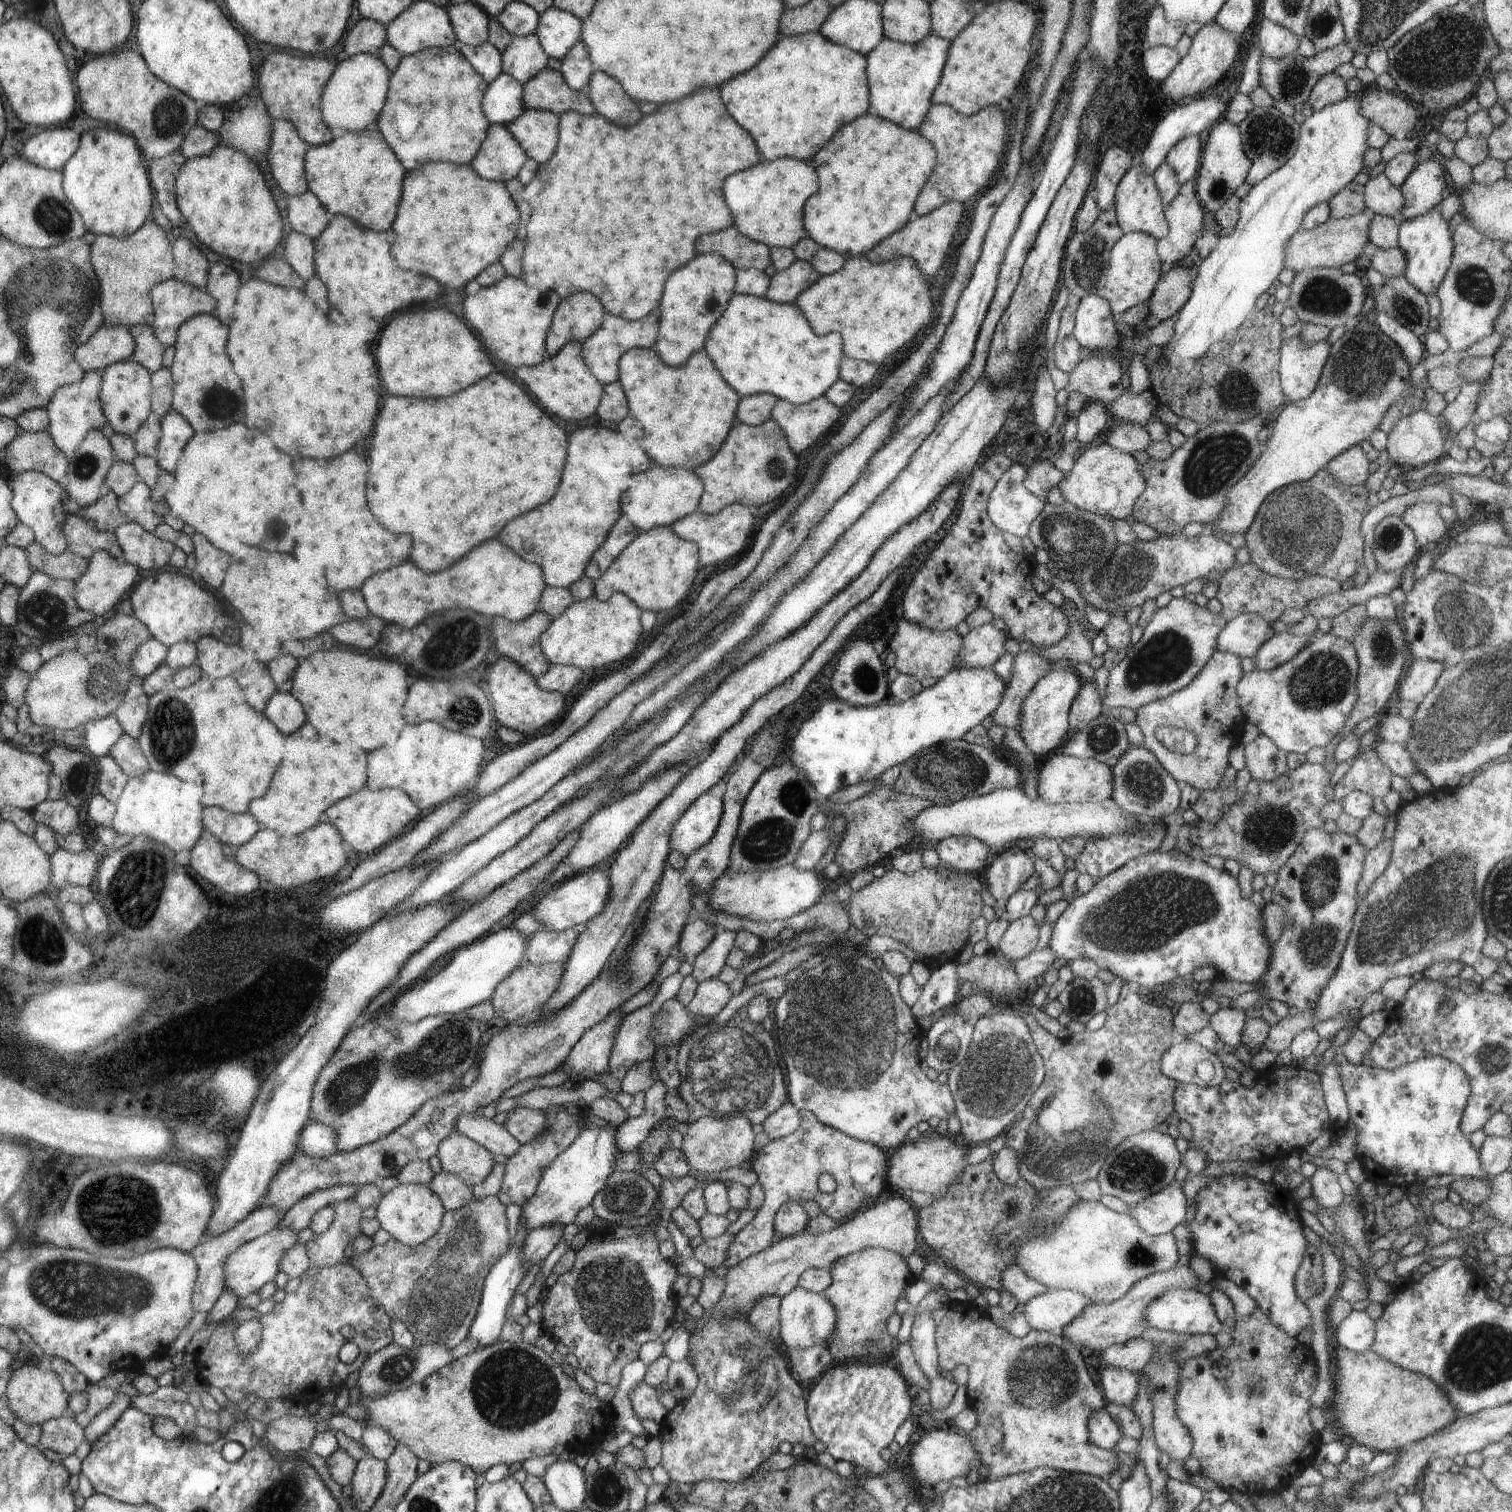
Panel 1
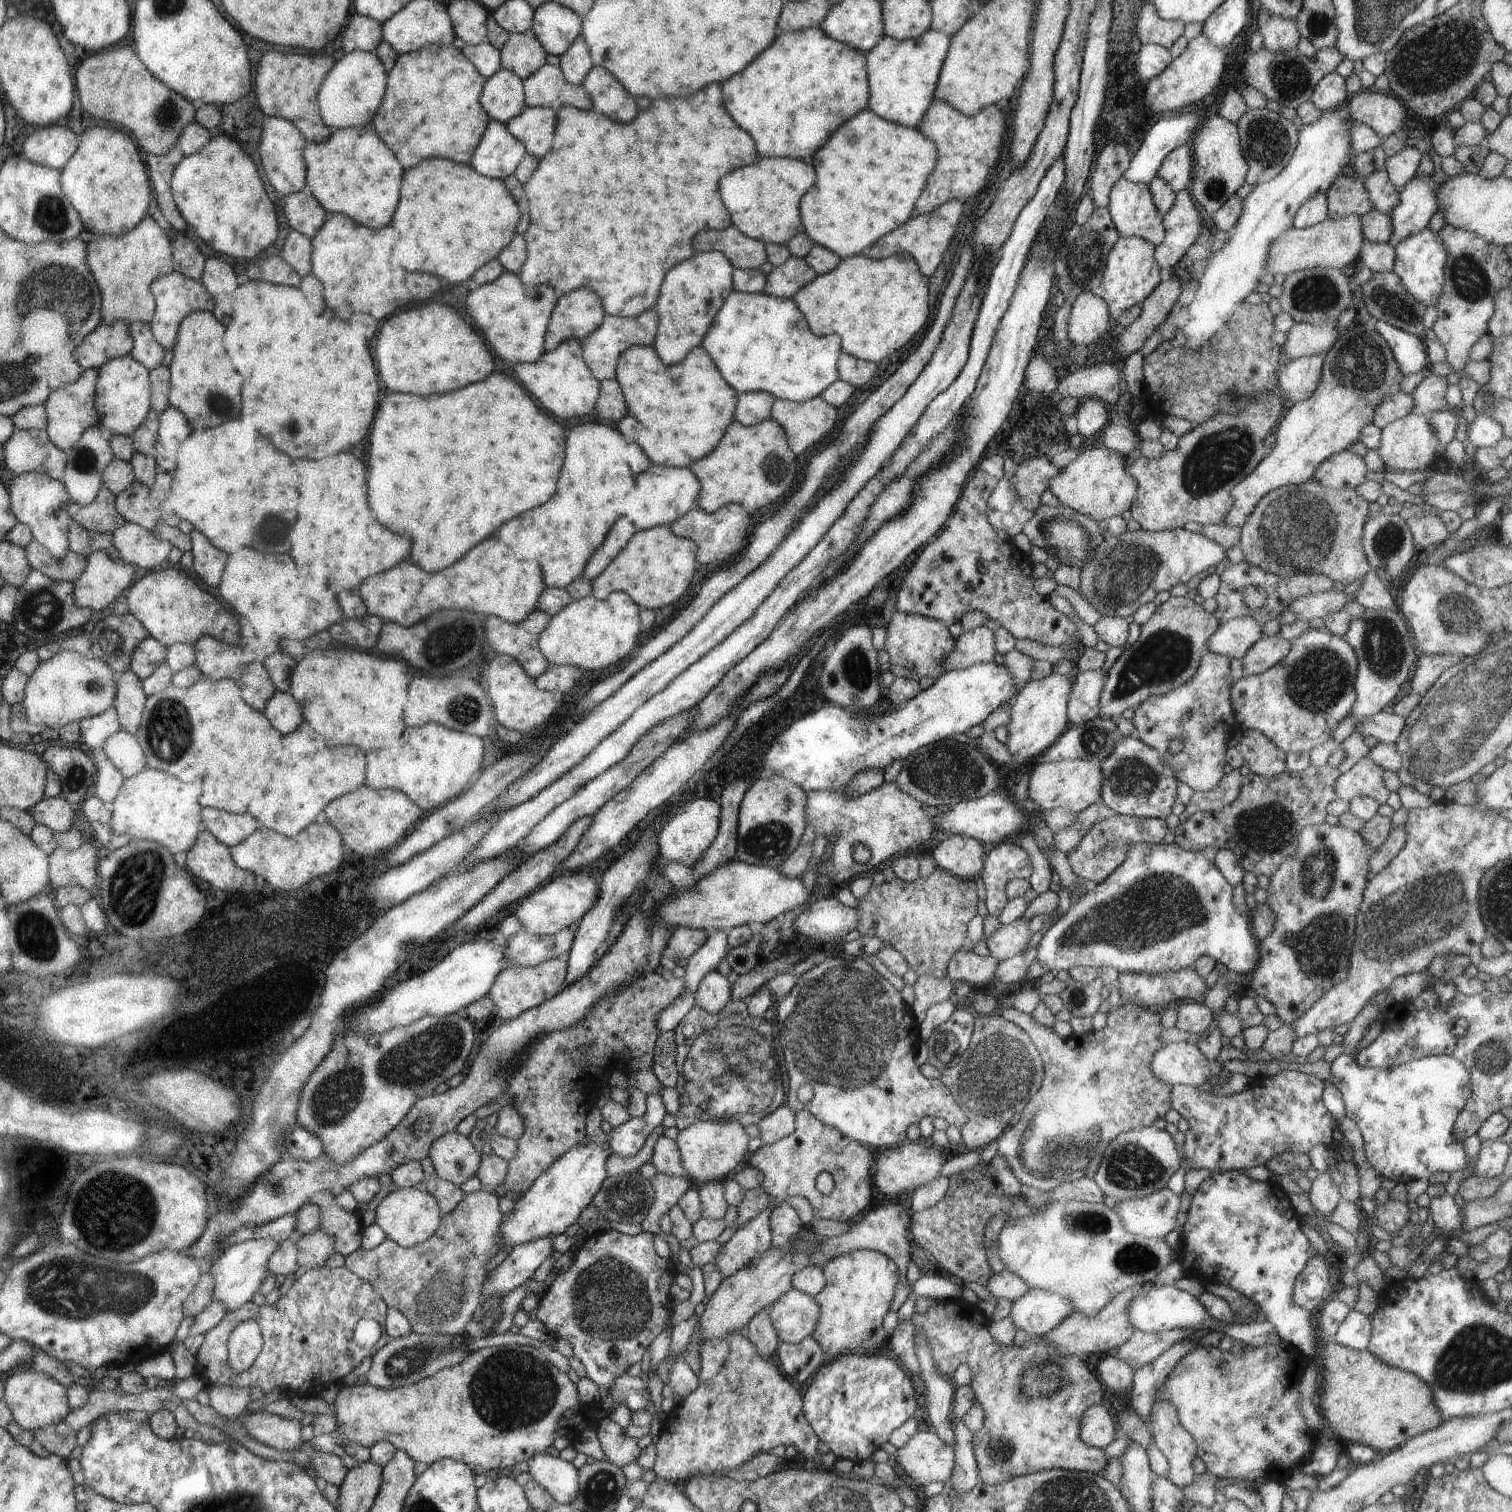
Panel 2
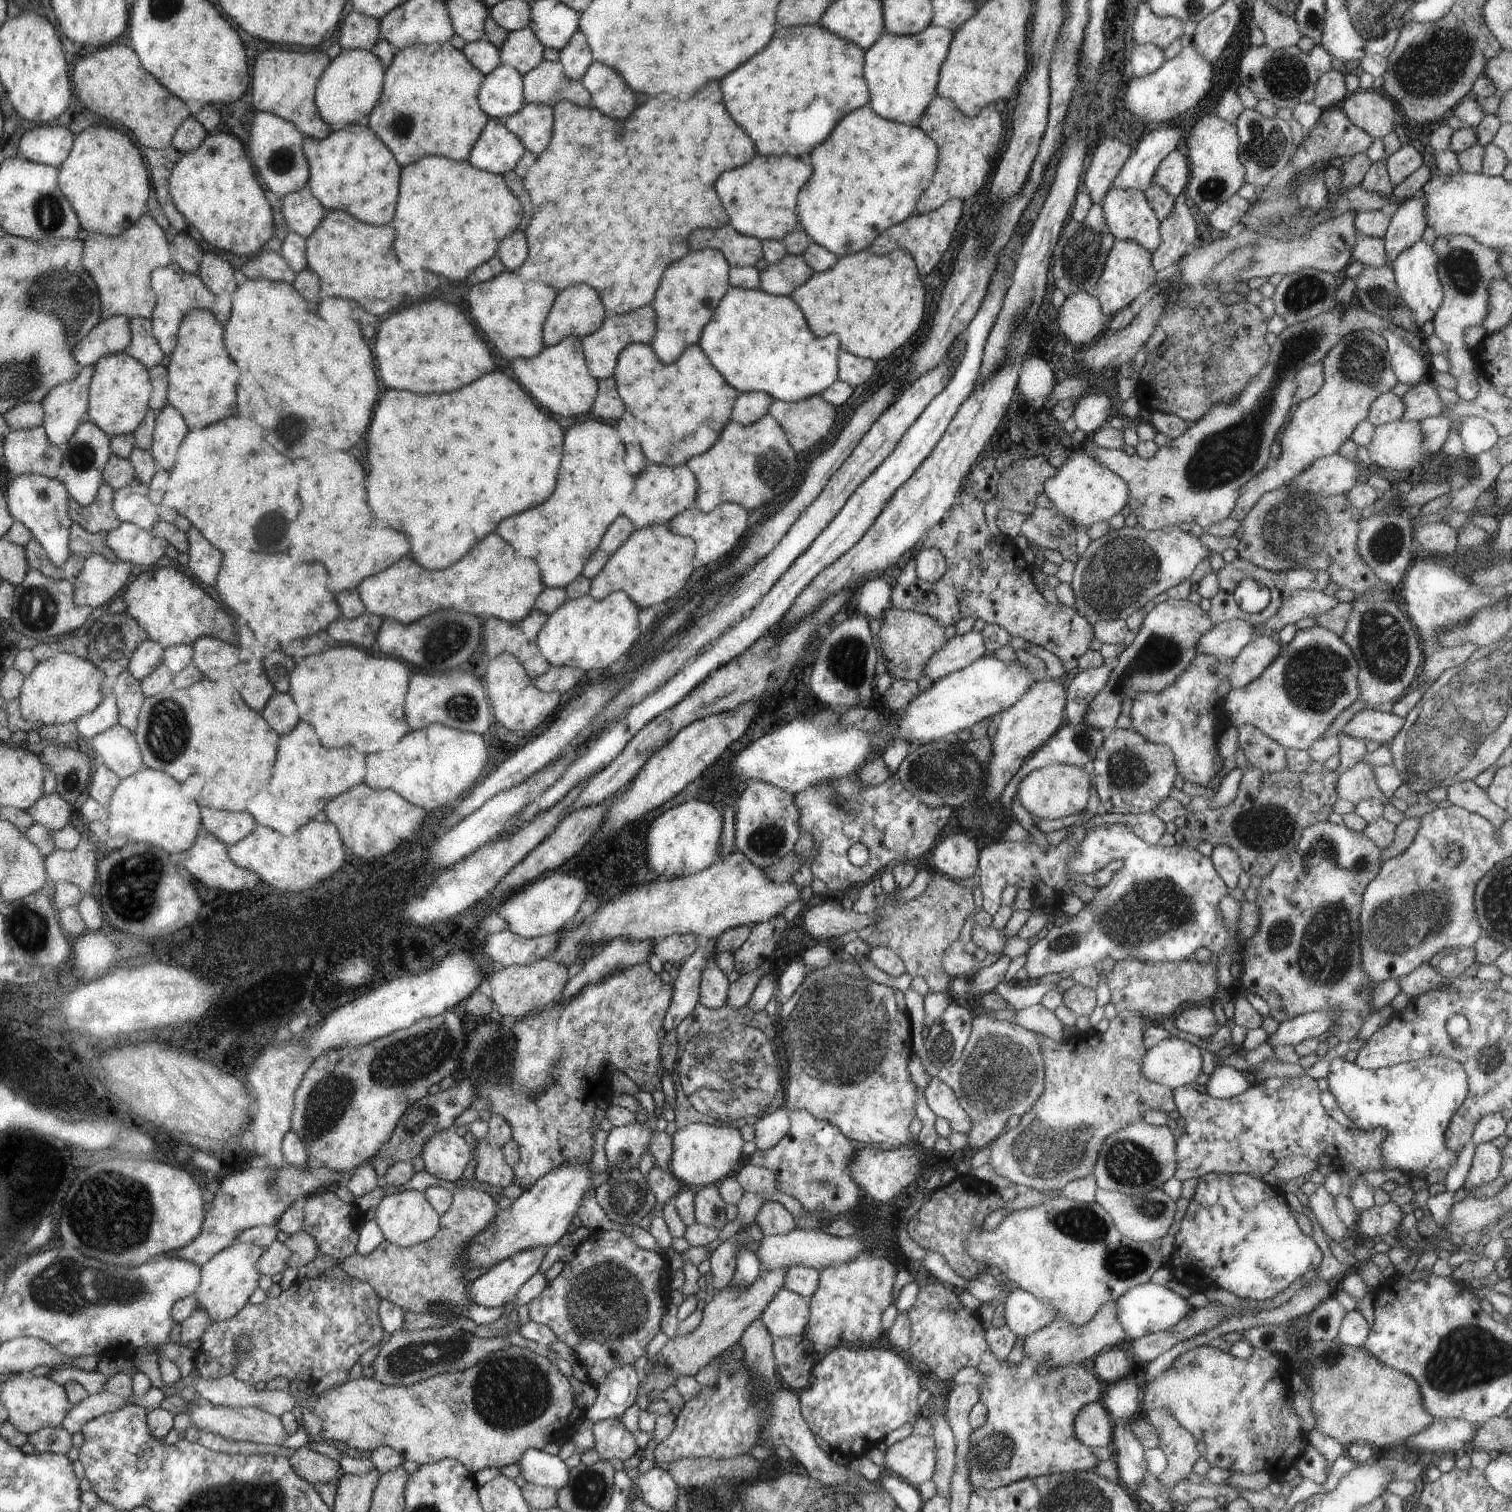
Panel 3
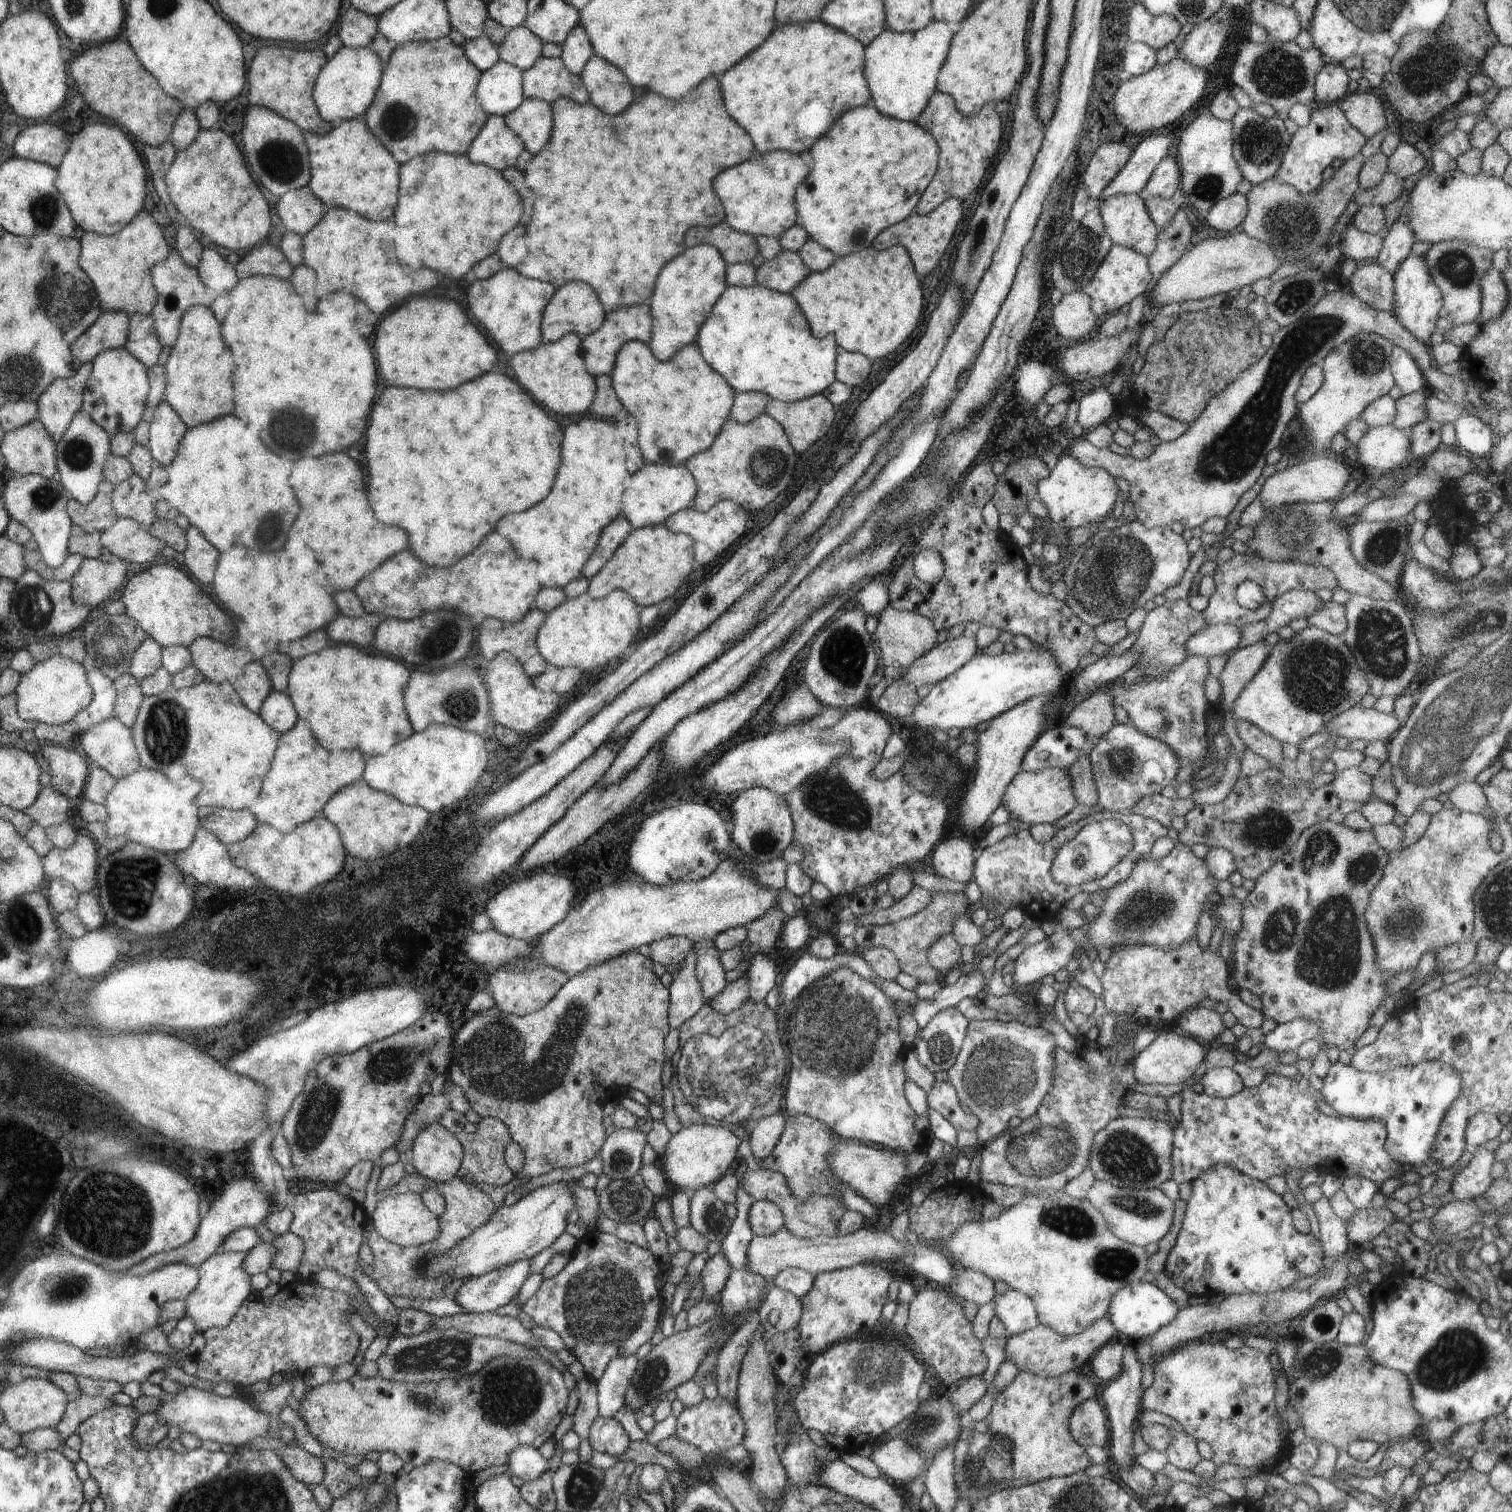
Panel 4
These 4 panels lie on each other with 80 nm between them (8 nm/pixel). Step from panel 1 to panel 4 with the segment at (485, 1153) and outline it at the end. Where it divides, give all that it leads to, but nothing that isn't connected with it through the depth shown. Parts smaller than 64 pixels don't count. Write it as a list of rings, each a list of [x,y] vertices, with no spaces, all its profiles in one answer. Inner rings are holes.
[[[432,1123],[418,1133],[409,1157],[422,1178],[443,1183],[458,1176],[462,1154],[456,1135],[440,1123]]]

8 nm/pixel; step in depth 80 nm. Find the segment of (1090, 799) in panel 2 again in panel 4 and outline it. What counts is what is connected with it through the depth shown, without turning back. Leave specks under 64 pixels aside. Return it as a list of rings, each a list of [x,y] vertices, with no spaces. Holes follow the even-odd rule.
[[[1057,768],[1037,771],[1019,770],[1005,788],[1004,794],[1001,796],[1001,803],[1010,812],[1011,818],[1031,825],[1054,823],[1059,818],[1066,816],[1077,805],[1067,772]]]

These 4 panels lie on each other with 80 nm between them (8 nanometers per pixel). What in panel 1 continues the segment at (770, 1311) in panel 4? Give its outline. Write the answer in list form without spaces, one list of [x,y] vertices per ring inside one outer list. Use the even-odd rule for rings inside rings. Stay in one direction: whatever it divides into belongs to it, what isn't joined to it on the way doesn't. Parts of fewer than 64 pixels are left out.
[[[797,1286],[794,1291],[783,1296],[779,1306],[781,1331],[779,1339],[790,1350],[808,1348],[815,1344],[827,1346],[838,1332],[838,1309],[821,1293],[815,1293]]]

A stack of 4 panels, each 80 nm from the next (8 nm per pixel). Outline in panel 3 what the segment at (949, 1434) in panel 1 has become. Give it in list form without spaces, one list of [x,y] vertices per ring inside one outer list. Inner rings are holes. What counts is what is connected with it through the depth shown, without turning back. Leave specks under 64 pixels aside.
[[[909,1435],[889,1446],[884,1453],[882,1468],[918,1488],[925,1480],[932,1478],[936,1468],[933,1438]]]

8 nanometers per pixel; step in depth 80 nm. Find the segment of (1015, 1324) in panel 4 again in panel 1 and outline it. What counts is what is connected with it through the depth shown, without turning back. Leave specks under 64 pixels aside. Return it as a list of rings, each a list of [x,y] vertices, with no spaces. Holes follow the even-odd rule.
[[[1048,1289],[1025,1303],[1022,1315],[1031,1330],[1060,1334],[1090,1304],[1091,1300],[1079,1292]]]

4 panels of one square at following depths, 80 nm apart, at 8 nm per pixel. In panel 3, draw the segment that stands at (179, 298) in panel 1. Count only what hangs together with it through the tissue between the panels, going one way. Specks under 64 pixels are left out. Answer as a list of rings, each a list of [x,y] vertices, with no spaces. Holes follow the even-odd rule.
[[[169,264],[152,271],[151,287],[156,288],[156,296],[160,296],[160,312],[150,316],[154,322],[154,335],[164,352],[170,355],[175,350],[177,332],[186,313],[193,309],[211,309],[216,303],[216,294],[200,280],[198,274],[186,272],[179,264]]]

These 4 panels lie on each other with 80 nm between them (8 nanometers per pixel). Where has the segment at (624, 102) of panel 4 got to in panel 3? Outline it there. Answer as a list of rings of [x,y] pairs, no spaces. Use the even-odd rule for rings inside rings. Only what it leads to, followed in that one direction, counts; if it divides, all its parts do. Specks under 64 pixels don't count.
[[[596,60],[582,78],[584,88],[591,93],[594,108],[618,120],[628,118],[636,108],[636,96],[626,82],[614,68]]]

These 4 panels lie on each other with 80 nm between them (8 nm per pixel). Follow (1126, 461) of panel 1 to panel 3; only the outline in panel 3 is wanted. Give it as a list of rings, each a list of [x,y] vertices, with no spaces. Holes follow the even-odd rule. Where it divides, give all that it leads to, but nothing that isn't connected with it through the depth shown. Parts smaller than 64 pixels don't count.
[[[1081,450],[1070,451],[1056,475],[1044,481],[1043,492],[1054,503],[1053,508],[1076,525],[1092,526],[1094,522],[1109,520],[1129,501],[1129,488],[1120,475],[1108,470],[1099,461]]]

